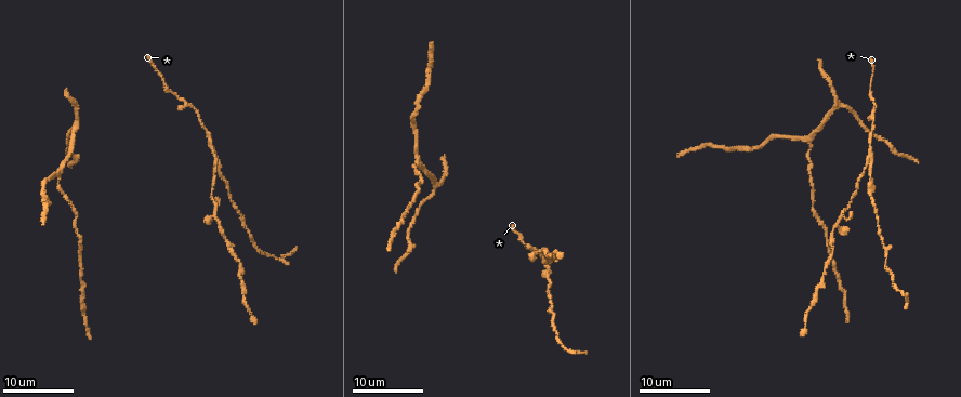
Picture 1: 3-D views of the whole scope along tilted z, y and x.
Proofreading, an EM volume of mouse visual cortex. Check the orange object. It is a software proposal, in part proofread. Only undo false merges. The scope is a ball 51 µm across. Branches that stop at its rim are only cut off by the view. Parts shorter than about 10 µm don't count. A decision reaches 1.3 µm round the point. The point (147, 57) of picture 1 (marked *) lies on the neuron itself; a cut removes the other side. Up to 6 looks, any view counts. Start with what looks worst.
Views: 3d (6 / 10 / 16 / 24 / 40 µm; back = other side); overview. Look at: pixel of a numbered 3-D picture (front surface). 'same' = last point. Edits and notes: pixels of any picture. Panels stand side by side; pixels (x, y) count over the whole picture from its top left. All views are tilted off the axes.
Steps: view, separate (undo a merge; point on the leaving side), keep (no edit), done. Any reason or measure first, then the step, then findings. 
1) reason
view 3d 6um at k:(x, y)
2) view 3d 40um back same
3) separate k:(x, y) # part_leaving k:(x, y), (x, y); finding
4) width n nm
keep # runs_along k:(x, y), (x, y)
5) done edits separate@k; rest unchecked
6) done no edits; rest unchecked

side arm on a straight run
view 3d 24um at 1:(868, 165)

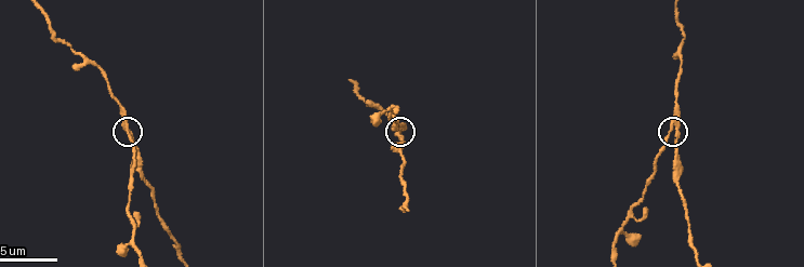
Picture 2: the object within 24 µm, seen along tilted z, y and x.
view 3d 6um at 2:(672, 129)

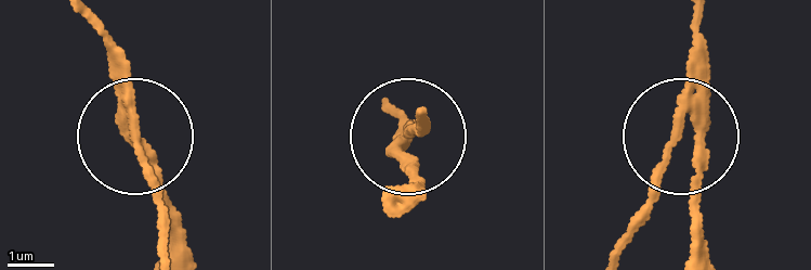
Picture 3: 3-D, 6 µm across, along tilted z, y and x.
width 220 nm
separate 3:(146, 165) # part_leaving 3:(125, 98), (166, 243); two neurons meet here

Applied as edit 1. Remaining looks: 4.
arms part here
view 3d 24um at 1:(59, 174)

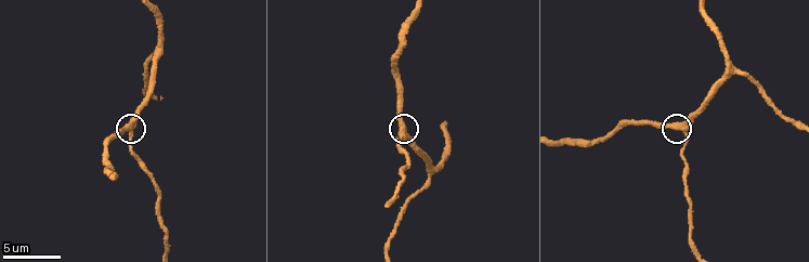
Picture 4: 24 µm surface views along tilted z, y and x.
view 3d 10um at 4:(401, 133)

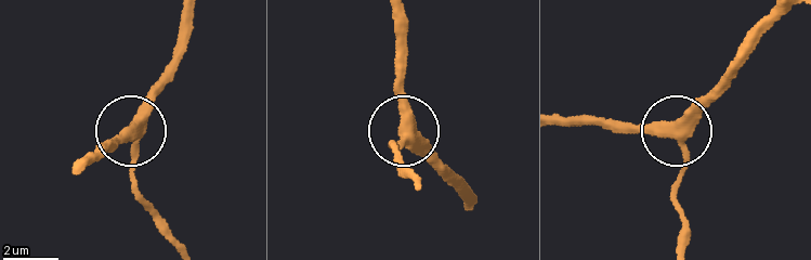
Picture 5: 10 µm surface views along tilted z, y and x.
side_arm 21 um
keep # all the same neuron

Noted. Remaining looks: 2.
arms part here
view 3d 6um at 4:(431, 172)

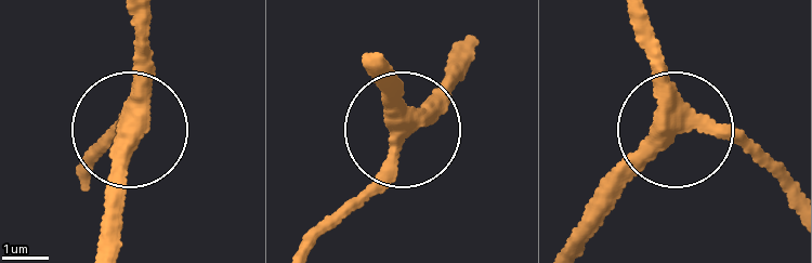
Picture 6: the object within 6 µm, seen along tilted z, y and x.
arms 3
keep # one neuron here

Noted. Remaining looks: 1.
done edits separate@3; rest unchecked

